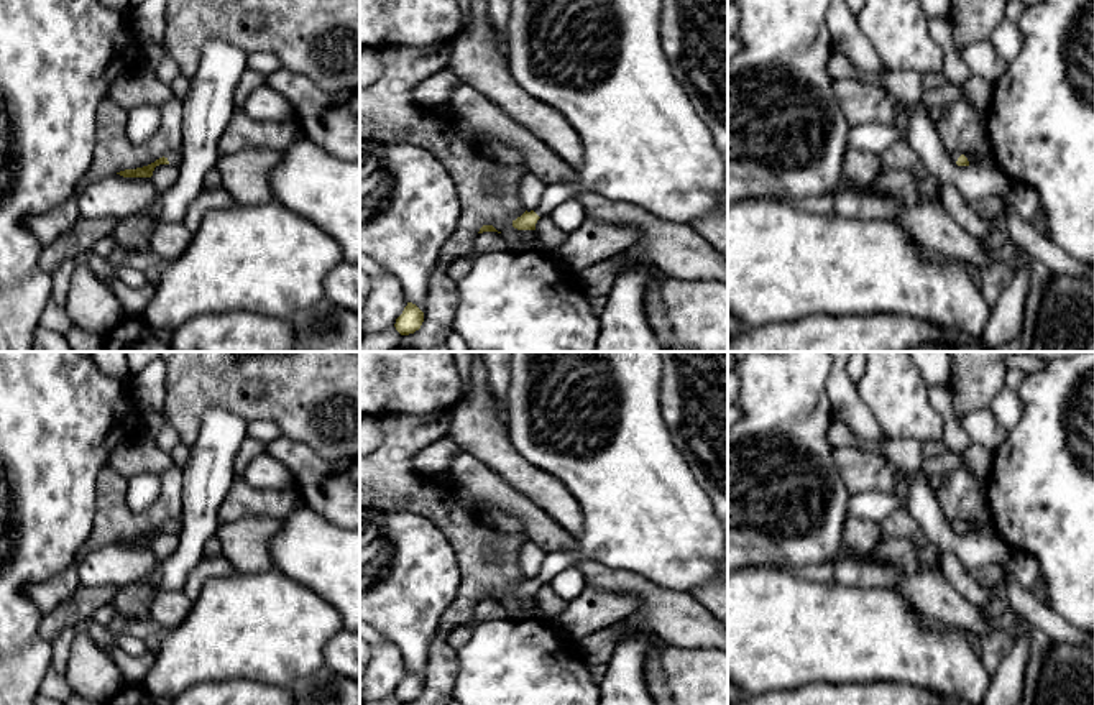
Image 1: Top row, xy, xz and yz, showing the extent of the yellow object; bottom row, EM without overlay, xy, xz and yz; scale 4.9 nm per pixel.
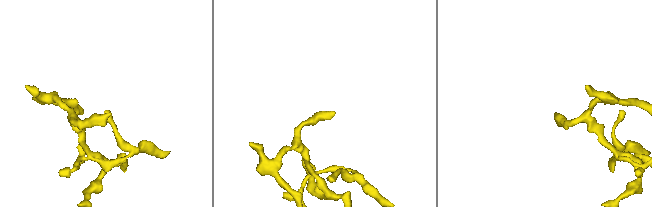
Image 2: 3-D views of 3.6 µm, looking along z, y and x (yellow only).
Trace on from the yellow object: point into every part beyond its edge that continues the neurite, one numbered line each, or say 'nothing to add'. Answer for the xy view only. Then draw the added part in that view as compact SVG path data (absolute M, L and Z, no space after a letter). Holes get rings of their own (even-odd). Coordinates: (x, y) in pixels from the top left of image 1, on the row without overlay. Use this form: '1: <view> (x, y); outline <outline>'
1: xy (174, 526); outline M182 518L166 521L164 526L169 529L169 532L179 536L182 531Z

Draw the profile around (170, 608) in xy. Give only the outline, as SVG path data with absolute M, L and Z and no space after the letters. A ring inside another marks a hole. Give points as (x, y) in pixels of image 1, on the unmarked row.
M182 590L161 592L153 600L151 618L164 631L169 631L179 626L186 620L192 606L194 606L194 601Z

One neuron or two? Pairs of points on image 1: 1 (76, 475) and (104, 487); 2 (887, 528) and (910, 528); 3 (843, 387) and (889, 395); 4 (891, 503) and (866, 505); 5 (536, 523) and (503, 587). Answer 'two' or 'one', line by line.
1: two
2: one
3: two
4: one
5: two

